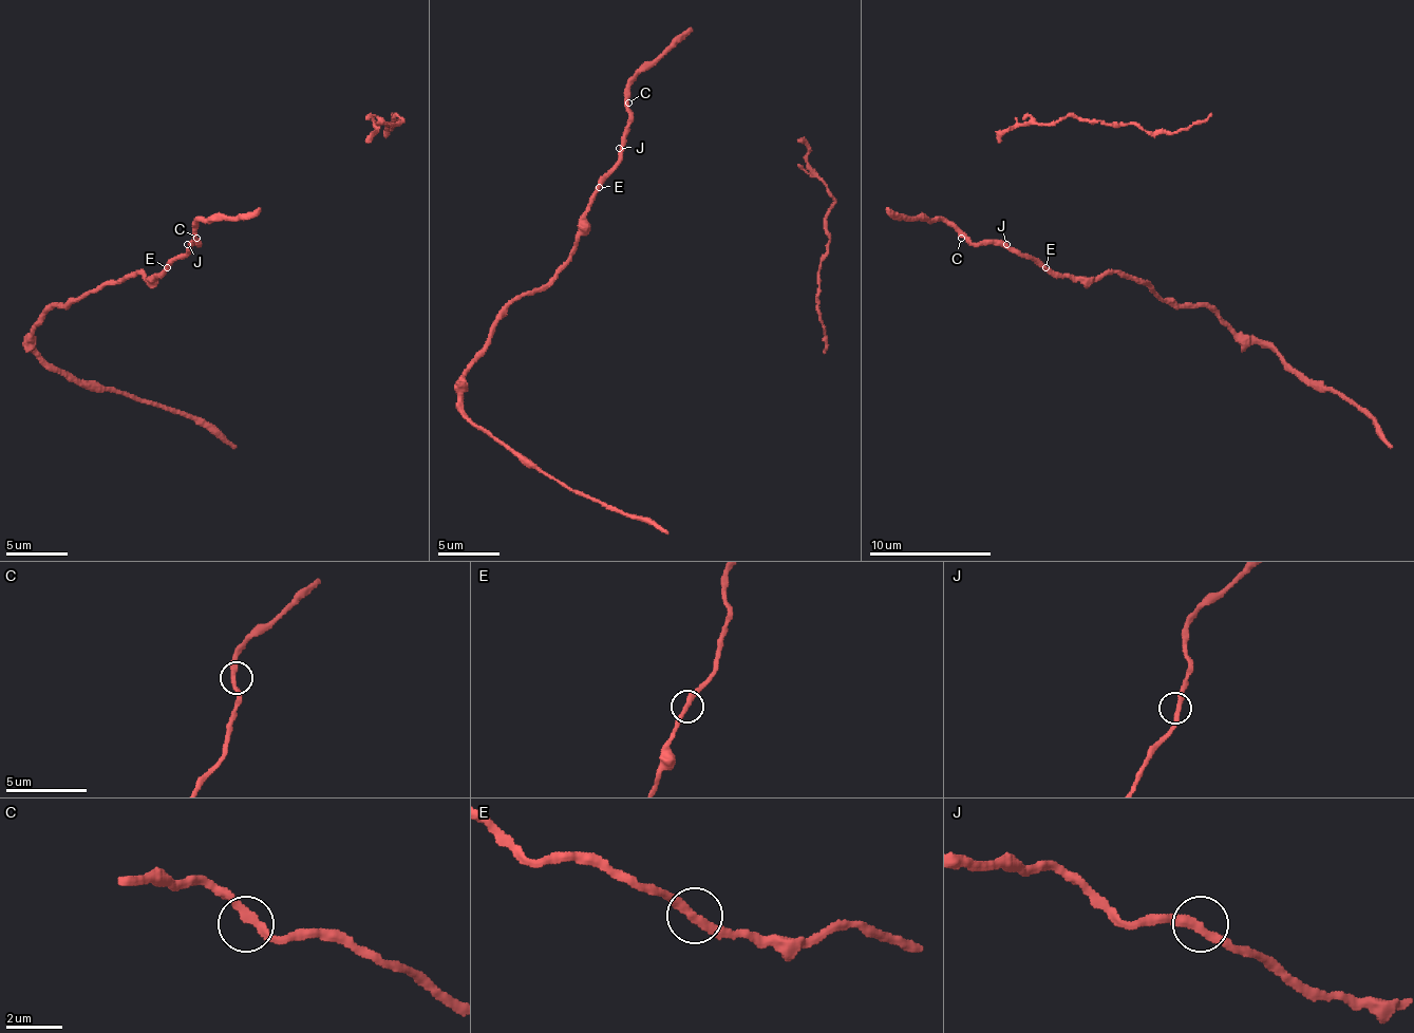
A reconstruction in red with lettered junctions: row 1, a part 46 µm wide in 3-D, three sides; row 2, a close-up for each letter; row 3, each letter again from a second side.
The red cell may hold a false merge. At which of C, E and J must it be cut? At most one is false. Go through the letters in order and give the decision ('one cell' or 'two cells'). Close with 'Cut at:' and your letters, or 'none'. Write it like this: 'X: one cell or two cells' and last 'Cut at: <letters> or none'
C: one cell
E: two cells
J: one cell
Cut at: E

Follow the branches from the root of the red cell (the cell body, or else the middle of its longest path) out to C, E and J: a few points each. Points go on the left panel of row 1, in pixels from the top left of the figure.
C: (178, 259), (196, 244), (196, 238)
E: (178, 259), (166, 268)
J: (178, 259), (187, 250), (187, 244)

